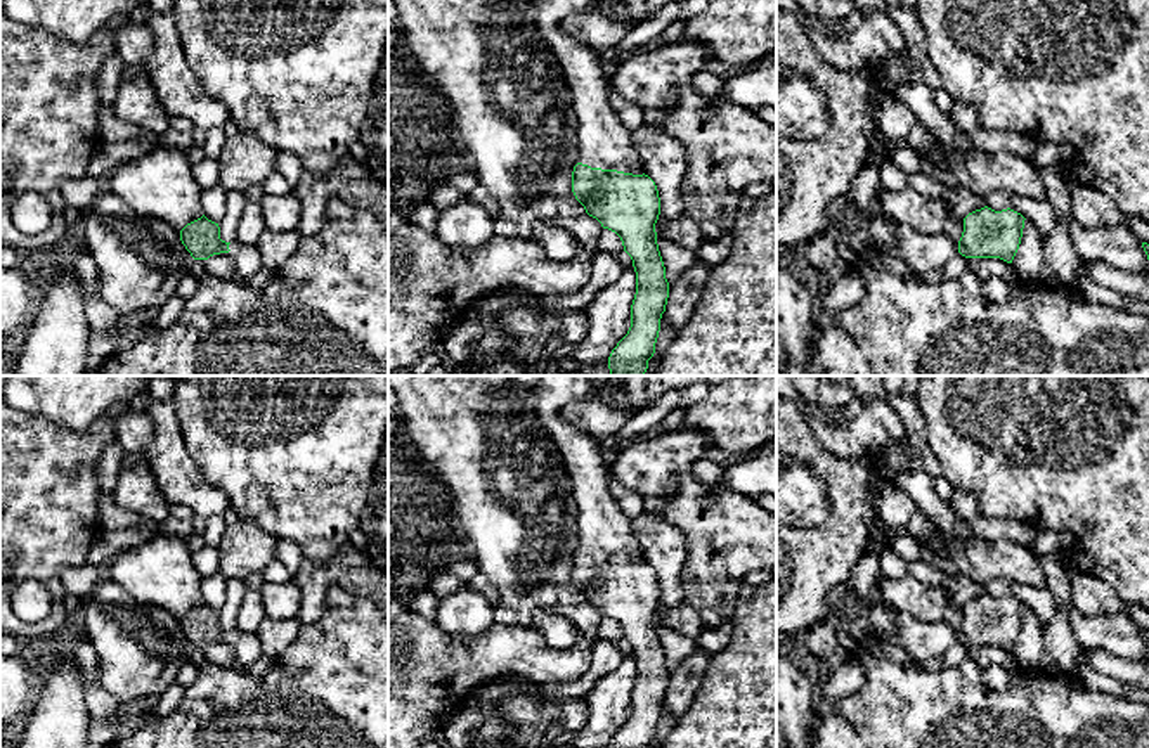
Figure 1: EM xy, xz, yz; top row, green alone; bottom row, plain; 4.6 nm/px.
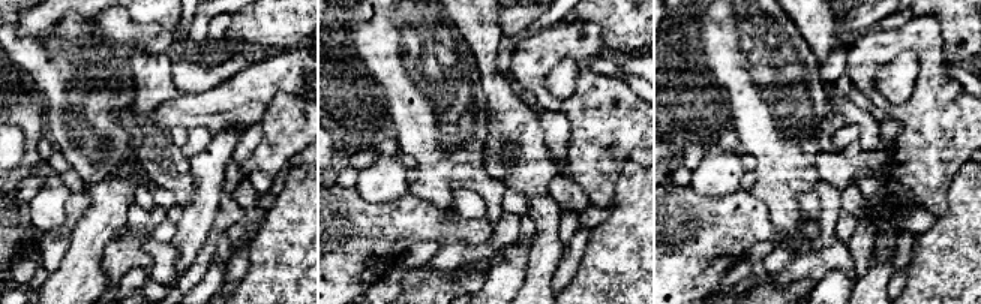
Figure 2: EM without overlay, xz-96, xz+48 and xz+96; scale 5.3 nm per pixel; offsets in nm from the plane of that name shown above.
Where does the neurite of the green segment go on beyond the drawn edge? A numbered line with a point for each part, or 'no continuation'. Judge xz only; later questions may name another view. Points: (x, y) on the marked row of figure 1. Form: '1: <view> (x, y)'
1: xz (603, 141)

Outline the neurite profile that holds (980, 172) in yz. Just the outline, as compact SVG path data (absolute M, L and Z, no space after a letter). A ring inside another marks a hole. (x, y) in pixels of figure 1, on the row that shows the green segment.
M927 128L929 147L920 154L920 170L948 187L964 187L977 196L1010 192L1029 199L1047 199L1047 189L1038 178L1029 159L1009 152L983 152L977 149L945 147ZM939 152L948 161L948 170L934 166L931 156Z

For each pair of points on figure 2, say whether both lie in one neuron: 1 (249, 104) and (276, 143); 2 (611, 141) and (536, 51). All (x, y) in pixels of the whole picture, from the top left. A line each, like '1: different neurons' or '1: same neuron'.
1: different neurons
2: same neuron

